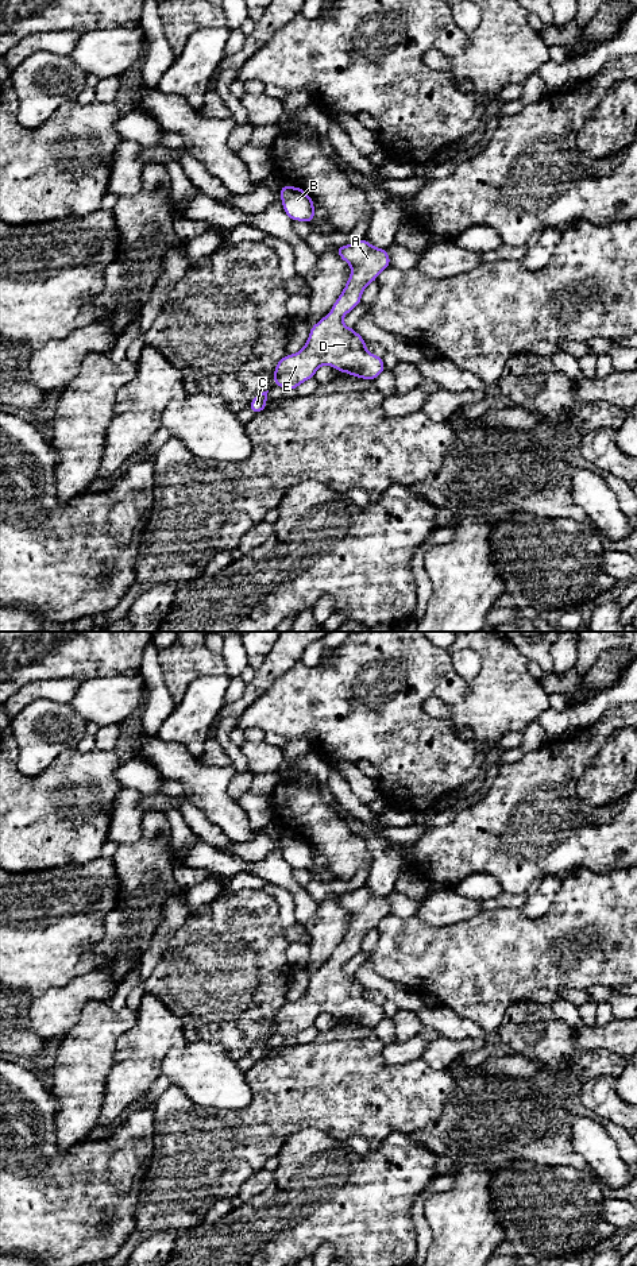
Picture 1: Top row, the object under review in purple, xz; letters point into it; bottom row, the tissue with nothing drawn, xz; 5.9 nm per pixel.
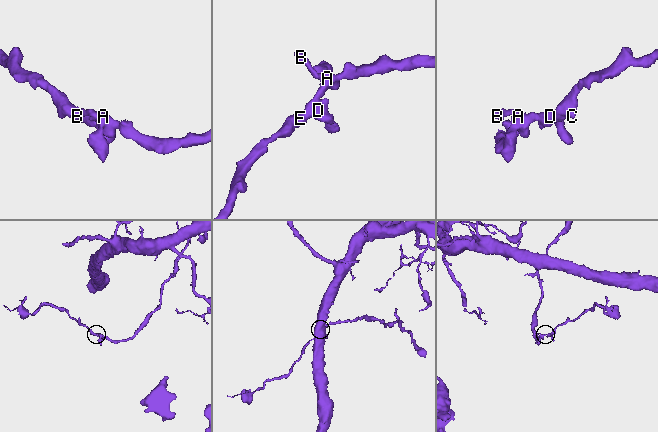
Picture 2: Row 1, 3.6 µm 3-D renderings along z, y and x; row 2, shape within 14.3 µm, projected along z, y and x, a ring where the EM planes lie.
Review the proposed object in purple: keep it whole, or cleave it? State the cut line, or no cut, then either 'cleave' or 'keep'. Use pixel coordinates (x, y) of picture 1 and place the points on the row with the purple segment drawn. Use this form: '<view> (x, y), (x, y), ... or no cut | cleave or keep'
no cut | keep

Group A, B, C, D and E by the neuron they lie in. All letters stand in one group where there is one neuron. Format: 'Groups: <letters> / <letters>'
Groups: A B C D E

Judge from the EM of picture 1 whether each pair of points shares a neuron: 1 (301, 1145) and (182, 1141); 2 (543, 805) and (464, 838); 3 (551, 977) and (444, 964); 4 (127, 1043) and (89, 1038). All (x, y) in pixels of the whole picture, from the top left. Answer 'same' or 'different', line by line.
1: different
2: same
3: same
4: different

